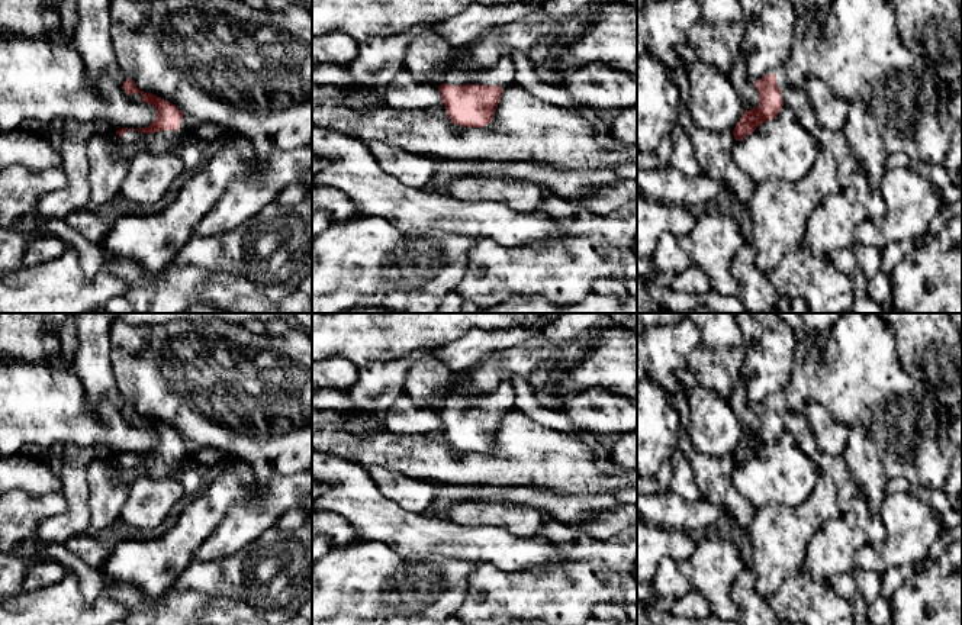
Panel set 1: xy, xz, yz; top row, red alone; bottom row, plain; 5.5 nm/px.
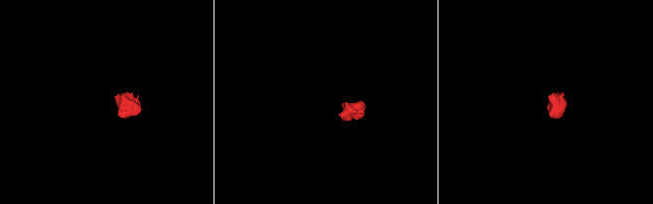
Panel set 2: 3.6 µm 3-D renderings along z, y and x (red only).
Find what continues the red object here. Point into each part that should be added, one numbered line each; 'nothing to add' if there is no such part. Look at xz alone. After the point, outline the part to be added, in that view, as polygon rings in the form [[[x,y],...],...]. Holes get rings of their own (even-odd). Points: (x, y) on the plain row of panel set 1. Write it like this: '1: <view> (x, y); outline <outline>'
1: xz (502, 398); outline [[[511,381],[501,383],[492,393],[479,397],[466,397],[464,389],[459,387],[448,394],[445,407],[450,410],[512,410],[515,407],[515,392]]]

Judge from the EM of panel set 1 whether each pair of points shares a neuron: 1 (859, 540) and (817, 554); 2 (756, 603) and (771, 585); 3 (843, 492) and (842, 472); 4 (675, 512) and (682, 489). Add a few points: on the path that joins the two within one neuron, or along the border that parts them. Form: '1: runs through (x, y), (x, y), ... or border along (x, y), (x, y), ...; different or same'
1: runs through (849, 540), (840, 540), (827, 553); same
2: border along (752, 567), (756, 576), (756, 590), (765, 598); different
3: runs through (843, 487), (842, 476); same
4: border along (669, 490), (688, 501), (697, 501), (702, 496); different

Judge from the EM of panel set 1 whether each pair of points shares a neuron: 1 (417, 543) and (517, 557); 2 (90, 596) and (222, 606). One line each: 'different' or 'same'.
1: same
2: same

